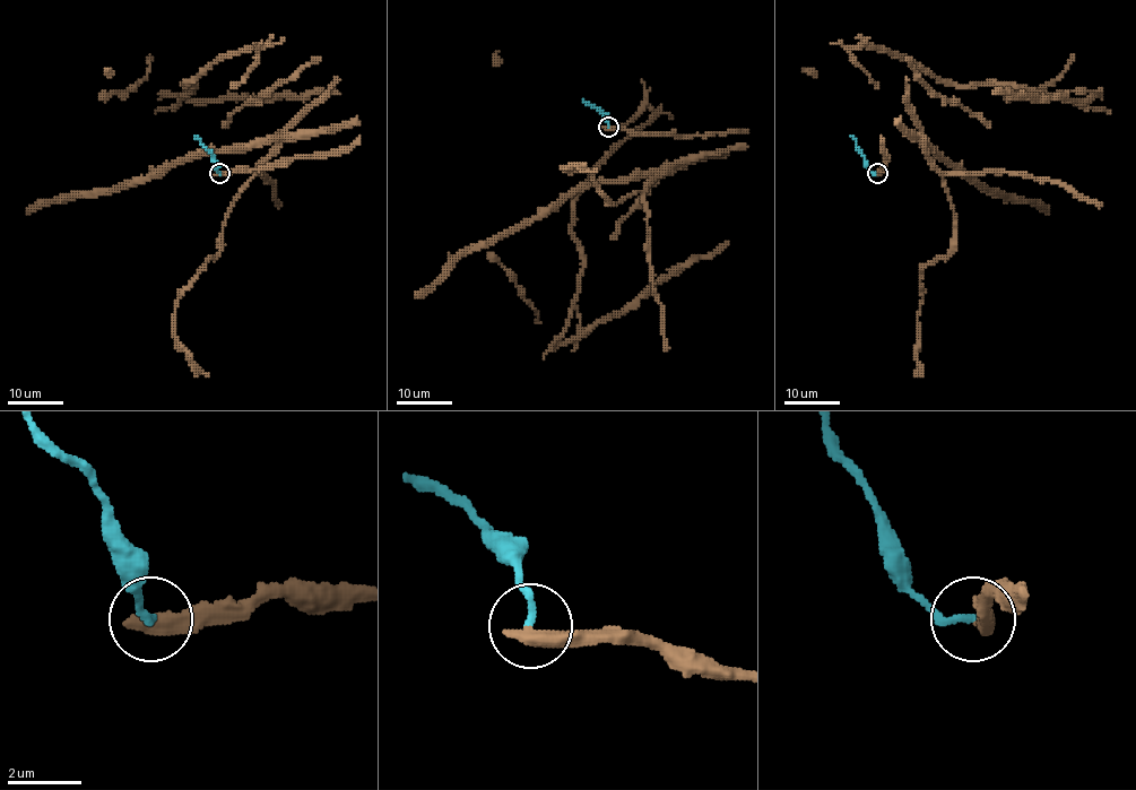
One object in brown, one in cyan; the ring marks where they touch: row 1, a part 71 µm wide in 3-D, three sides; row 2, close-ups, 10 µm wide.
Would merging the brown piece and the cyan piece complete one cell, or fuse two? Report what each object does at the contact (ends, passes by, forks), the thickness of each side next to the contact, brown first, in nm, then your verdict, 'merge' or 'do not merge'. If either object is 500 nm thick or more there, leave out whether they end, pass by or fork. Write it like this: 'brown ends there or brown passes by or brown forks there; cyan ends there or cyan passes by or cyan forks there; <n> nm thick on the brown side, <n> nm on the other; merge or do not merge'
550 nm thick on the brown side, 200 nm on the other; do not merge

